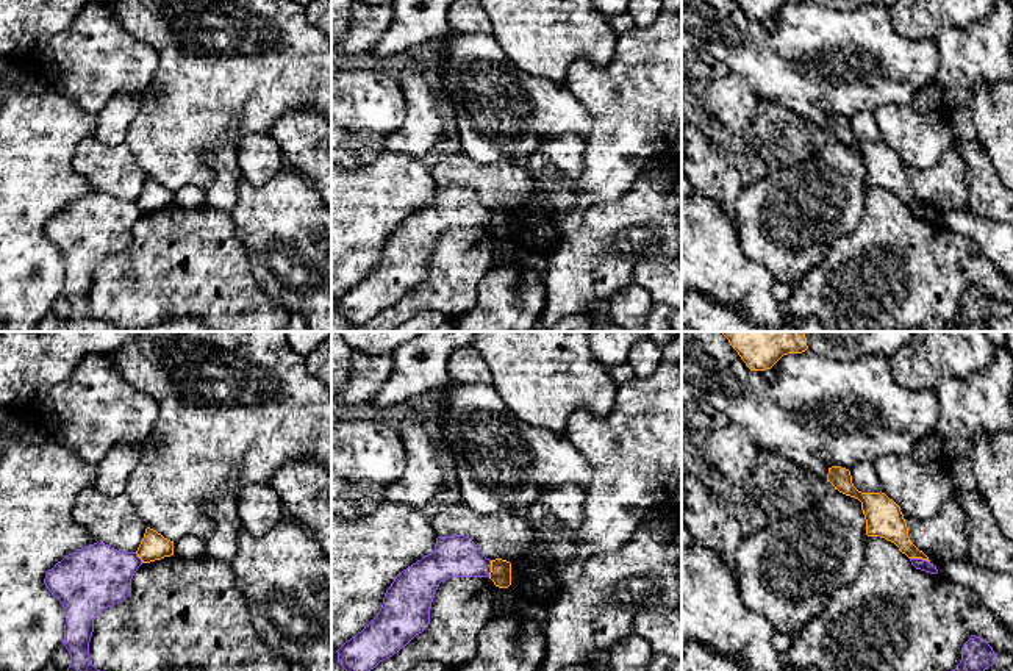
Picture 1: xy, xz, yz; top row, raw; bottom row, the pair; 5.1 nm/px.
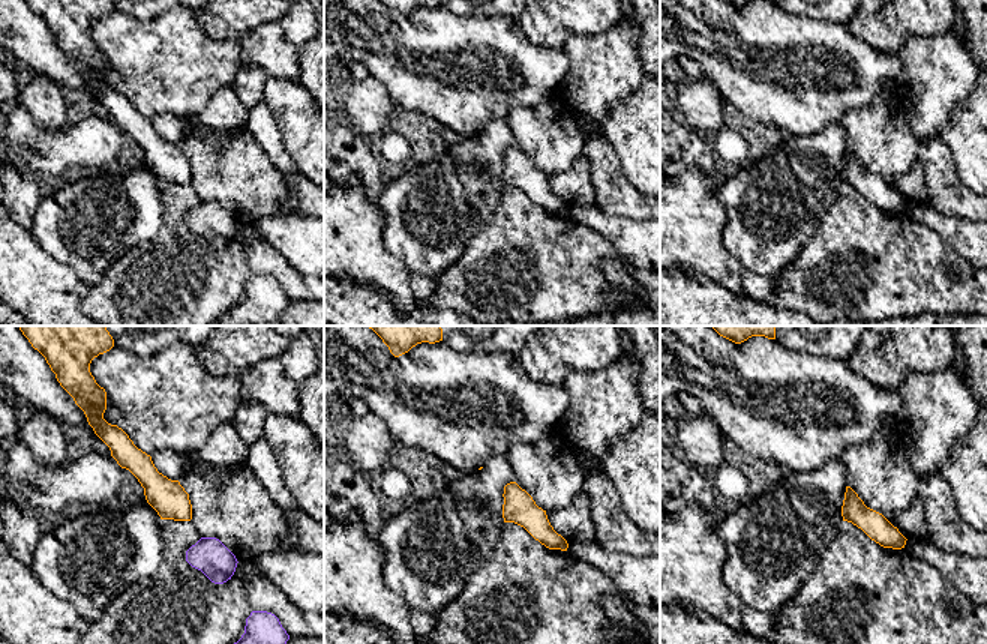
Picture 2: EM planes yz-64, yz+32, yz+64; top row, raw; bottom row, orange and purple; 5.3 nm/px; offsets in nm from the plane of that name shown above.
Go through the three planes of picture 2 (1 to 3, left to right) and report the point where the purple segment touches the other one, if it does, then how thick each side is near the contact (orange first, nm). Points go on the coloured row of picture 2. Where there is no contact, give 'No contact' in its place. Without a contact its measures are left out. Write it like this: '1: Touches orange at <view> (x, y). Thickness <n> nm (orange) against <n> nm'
1: No contact
2: No contact
3: No contact

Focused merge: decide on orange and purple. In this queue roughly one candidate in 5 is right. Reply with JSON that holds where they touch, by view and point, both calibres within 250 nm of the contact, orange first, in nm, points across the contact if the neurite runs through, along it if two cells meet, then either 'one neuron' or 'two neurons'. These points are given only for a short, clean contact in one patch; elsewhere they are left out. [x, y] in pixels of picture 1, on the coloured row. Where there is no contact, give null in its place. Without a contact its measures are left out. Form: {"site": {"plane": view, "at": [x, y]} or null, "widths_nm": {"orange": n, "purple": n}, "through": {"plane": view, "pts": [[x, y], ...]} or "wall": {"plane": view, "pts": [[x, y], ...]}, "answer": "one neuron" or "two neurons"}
{"site": {"plane": "yz", "at": [919, 557]}, "widths_nm": {"orange": 180, "purple": 60}, "wall": {"plane": "yz", "pts": [[910, 557], [929, 562]]}, "answer": "two neurons"}

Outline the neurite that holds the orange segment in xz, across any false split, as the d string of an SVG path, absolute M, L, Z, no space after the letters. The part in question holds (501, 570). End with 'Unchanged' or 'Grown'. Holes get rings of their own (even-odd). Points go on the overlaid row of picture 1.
M502 558L491 560L489 579L499 588L508 588L511 585L511 563Z. Unchanged

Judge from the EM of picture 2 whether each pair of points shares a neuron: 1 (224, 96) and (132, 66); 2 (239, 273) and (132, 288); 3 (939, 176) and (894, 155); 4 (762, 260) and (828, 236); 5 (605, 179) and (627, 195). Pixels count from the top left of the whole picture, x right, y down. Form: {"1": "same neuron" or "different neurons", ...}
{"1": "different neurons", "2": "same neuron", "3": "different neurons", "4": "different neurons", "5": "same neuron"}

